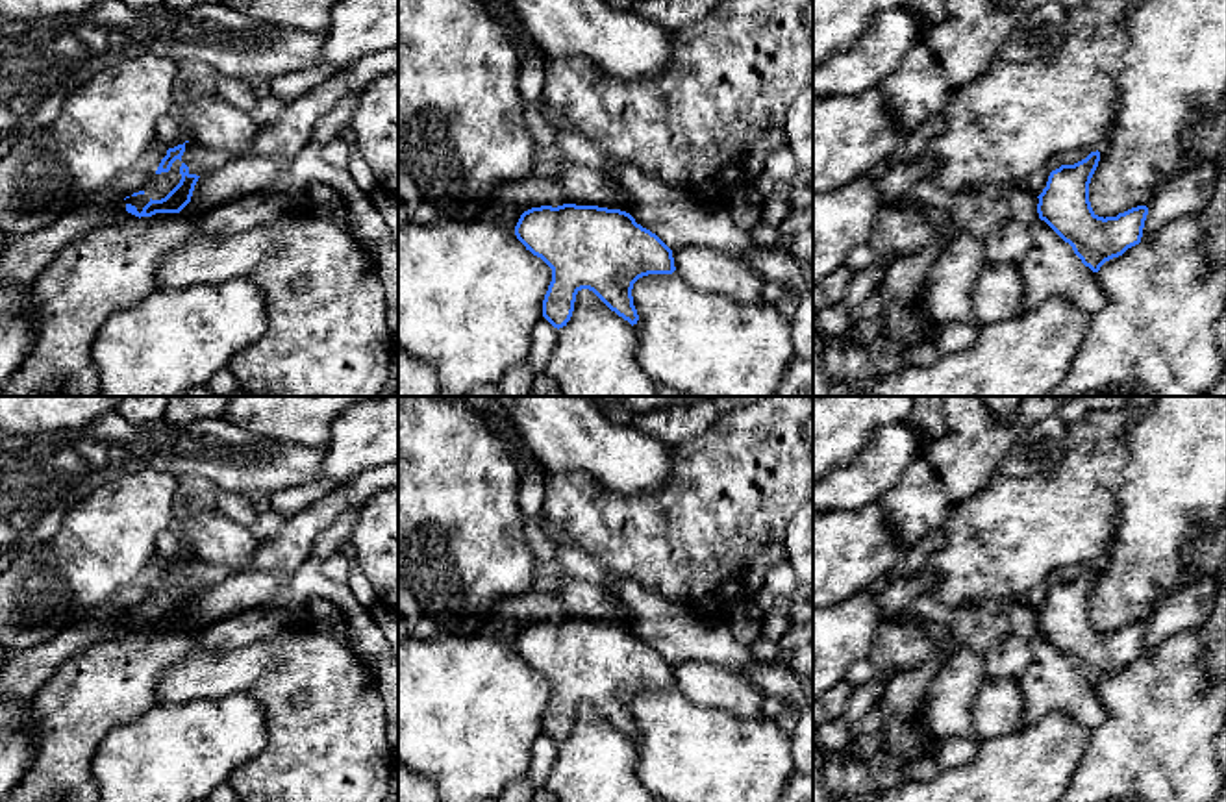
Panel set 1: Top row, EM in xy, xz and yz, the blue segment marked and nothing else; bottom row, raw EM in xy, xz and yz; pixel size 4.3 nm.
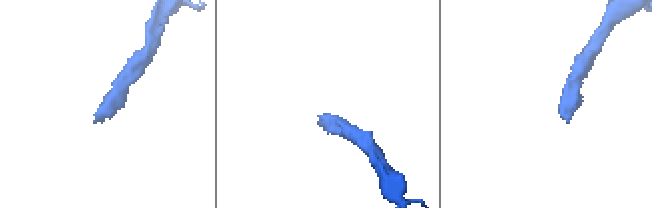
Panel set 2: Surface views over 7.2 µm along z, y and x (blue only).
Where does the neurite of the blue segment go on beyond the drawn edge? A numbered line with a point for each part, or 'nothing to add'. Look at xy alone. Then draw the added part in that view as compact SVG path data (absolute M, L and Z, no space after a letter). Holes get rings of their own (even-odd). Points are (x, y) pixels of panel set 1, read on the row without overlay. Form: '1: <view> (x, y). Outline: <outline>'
1: xy (108, 684). Outline: M139 632L98 643L65 661L31 698L28 735L33 761L13 787L7 802L100 802L93 776L93 758L117 726L126 724L156 704L163 672L181 663L194 648L193 633L144 639Z

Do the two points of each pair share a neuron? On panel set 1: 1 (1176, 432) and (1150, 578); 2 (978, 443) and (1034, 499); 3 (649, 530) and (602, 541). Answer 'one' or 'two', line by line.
1: one
2: two
3: one

